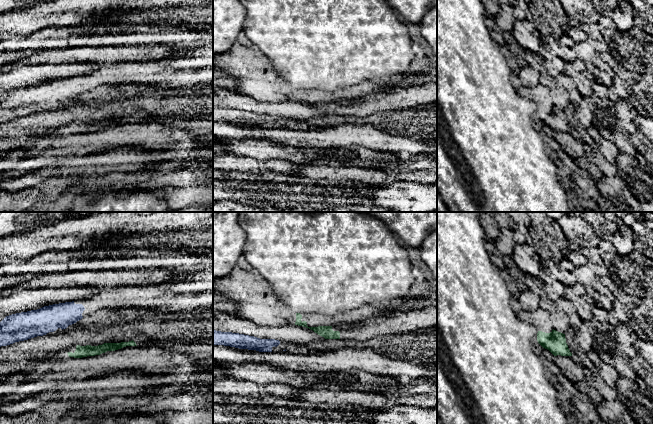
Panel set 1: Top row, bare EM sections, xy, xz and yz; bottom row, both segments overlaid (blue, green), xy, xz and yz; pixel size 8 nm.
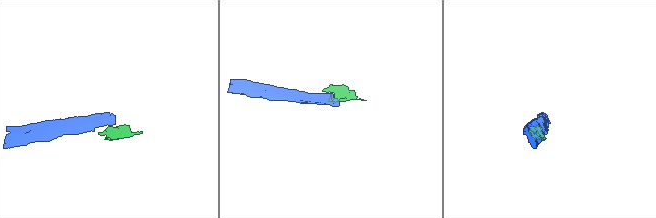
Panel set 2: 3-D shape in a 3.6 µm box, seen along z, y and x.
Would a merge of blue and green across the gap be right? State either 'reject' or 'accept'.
reject

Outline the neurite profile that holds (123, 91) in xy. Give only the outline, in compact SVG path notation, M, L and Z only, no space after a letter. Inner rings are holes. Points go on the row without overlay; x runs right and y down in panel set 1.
M142 84L101 85L97 86L94 90L83 93L76 99L69 101L66 105L68 108L78 108L112 102L118 100L119 98L133 98L138 96L144 88L162 87L157 85Z

